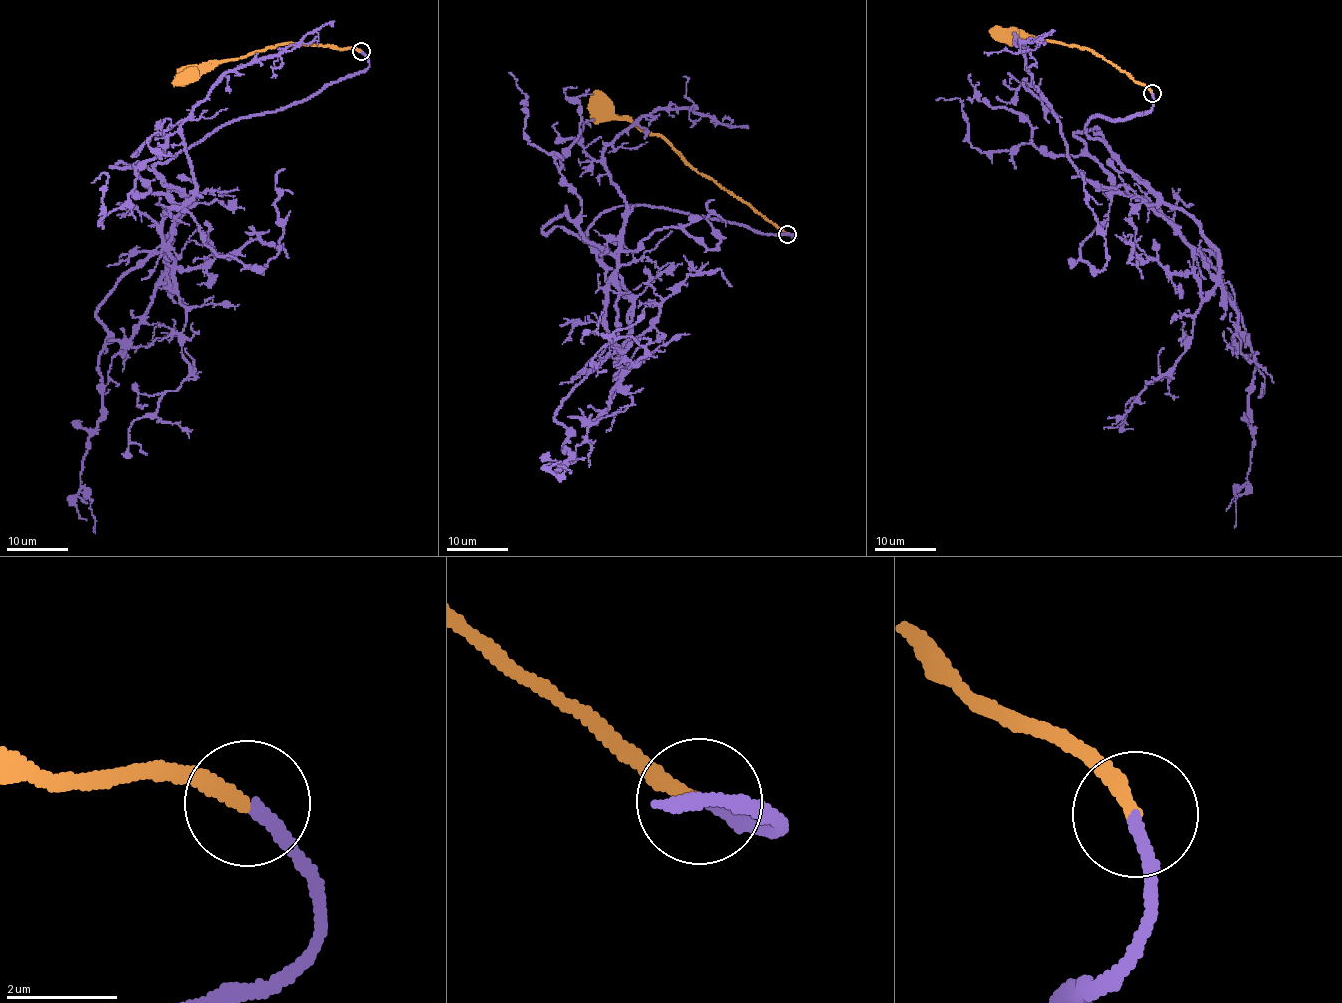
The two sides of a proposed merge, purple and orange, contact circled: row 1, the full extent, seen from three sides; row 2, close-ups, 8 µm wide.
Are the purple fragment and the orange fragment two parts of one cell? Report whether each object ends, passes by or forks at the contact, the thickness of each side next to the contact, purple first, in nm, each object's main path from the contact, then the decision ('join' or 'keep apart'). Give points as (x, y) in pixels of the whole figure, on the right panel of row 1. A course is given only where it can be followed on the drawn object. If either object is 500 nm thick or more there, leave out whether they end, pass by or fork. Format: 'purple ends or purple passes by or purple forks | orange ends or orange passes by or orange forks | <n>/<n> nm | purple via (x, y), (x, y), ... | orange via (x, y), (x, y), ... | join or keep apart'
purple ends | orange ends | 240/280 nm | purple via (1152, 94), (1147, 112), (1090, 117), (1085, 130), (1158, 200), (1152, 209), (1238, 308), (1256, 365), (1234, 528) | orange via (1152, 94), (1145, 85), (1090, 50), (1020, 33), (1019, 30), (1008, 34) | join

